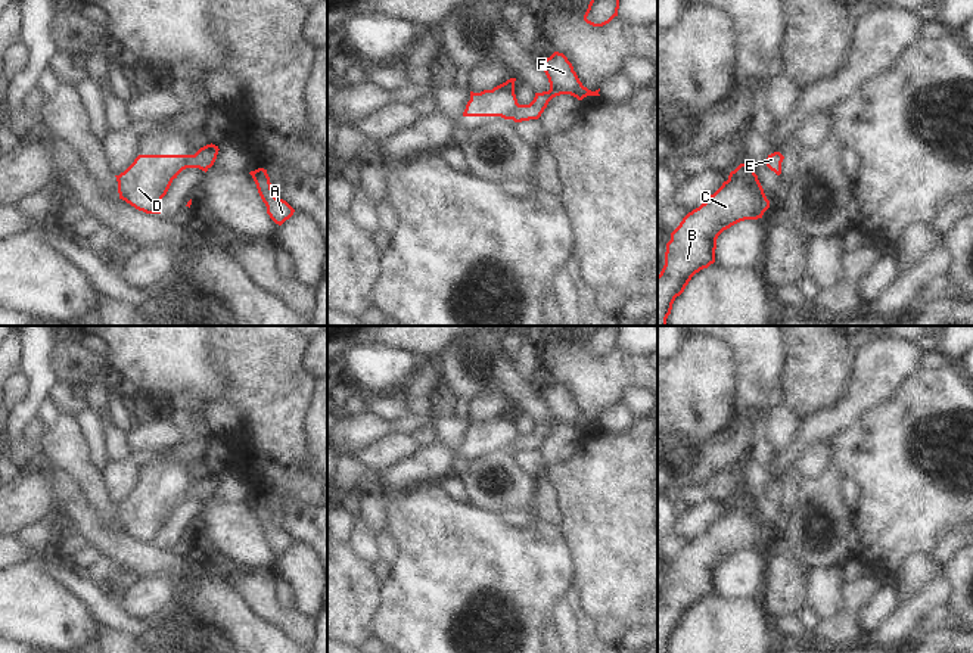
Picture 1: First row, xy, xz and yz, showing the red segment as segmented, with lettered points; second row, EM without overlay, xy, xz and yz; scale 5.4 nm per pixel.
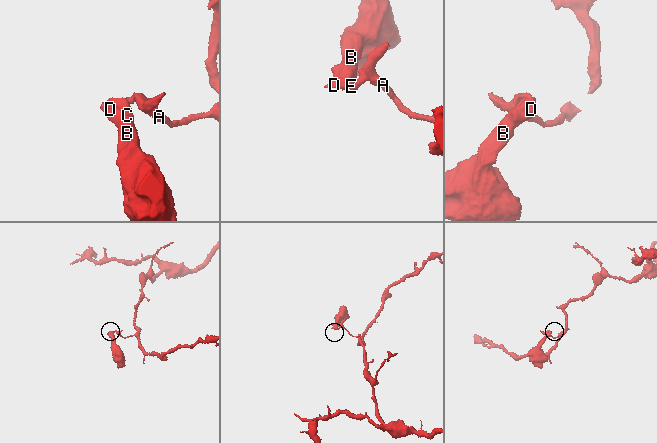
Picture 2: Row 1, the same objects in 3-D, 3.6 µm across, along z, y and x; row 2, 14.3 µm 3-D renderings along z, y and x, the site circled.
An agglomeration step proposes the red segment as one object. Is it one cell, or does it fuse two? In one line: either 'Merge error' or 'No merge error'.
Merge error

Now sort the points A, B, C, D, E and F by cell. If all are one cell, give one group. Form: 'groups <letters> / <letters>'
groups A E F / B C D

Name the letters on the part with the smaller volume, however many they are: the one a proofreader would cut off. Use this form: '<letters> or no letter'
B, C, D

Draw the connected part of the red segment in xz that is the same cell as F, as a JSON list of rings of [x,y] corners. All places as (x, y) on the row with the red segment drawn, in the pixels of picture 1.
[[[554,52],[541,63],[541,66],[548,78],[550,90],[535,93],[535,97],[529,105],[519,105],[512,115],[515,122],[538,119],[548,102],[560,94],[571,94],[578,100],[582,100],[587,96],[600,96],[600,88],[591,91],[582,85],[572,63],[563,53]]]

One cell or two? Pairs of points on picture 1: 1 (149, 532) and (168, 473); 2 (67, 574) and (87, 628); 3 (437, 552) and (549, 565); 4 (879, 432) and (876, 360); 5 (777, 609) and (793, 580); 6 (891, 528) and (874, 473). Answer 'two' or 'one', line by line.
1: one
2: two
3: one
4: two
5: one
6: one

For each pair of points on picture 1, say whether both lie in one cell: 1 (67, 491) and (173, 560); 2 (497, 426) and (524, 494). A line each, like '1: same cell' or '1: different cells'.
1: same cell
2: different cells

